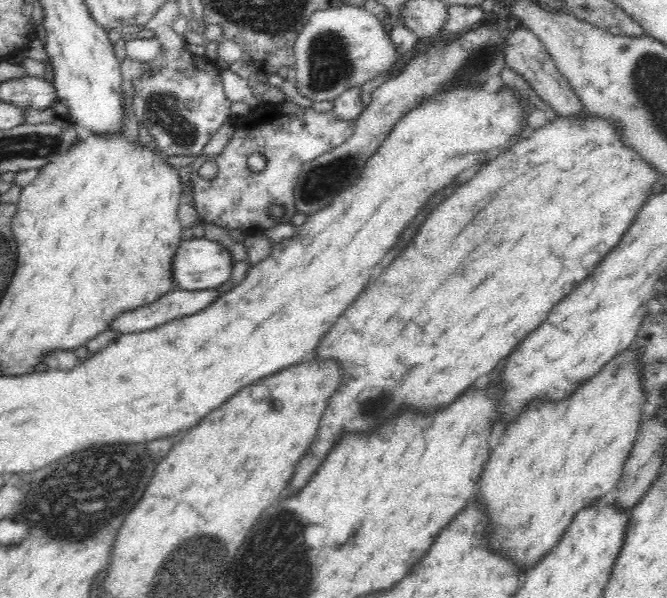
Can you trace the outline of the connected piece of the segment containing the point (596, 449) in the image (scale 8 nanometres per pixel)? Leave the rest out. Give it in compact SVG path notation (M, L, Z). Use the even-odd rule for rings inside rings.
M634 346L623 350L615 357L610 359L608 364L604 364L604 368L600 372L596 372L596 376L592 376L590 380L586 380L580 384L574 392L571 392L564 398L556 400L535 398L529 400L516 415L513 421L508 422L505 426L504 434L500 437L500 442L496 444L496 448L492 450L488 462L486 462L486 470L484 470L484 476L482 476L482 490L480 490L480 498L484 500L490 516L494 518L494 532L492 532L492 544L494 548L498 550L504 550L504 553L510 554L518 566L528 566L528 564L534 564L538 562L542 556L544 556L563 535L564 530L568 528L574 512L578 512L581 508L587 507L592 501L598 500L601 496L604 496L610 488L615 484L618 484L622 472L624 470L625 462L630 457L632 447L634 446L636 437L639 433L641 419L643 413L647 409L646 405L646 393L644 387L642 387L642 369L640 369L640 355L638 355L638 349Z

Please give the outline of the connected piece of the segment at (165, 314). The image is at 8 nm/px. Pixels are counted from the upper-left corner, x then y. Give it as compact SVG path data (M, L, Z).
M174 288L150 304L120 313L120 316L116 316L108 325L107 330L120 333L147 331L176 318L196 314L218 298L219 294L216 289L178 290Z

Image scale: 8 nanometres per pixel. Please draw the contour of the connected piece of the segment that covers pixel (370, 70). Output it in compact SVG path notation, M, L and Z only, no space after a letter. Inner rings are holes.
M353 4L314 12L304 24L293 51L297 91L314 102L333 101L349 86L362 85L403 59L395 56L390 37L381 28L378 17L362 5Z

